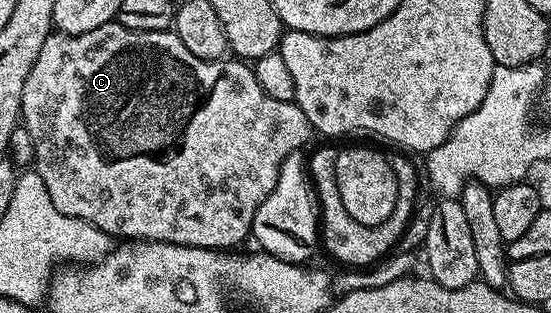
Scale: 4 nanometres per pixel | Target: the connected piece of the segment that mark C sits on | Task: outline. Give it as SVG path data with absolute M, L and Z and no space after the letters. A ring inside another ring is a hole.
M117 21L105 23L79 35L50 34L48 41L44 41L44 49L40 49L40 57L36 57L36 65L32 65L32 73L28 73L28 81L24 81L20 119L25 131L30 134L30 140L34 142L33 170L44 181L48 197L52 197L56 209L96 225L111 237L118 238L119 235L122 241L160 241L185 247L215 249L234 249L237 243L251 238L256 209L260 209L268 193L272 193L276 177L280 177L280 165L284 165L284 161L294 151L302 151L312 136L308 117L304 117L297 103L276 101L276 97L268 97L268 93L260 89L260 81L256 81L254 68L249 62L237 57L192 57L192 53L184 49L184 41L180 41L173 30L137 31Z

